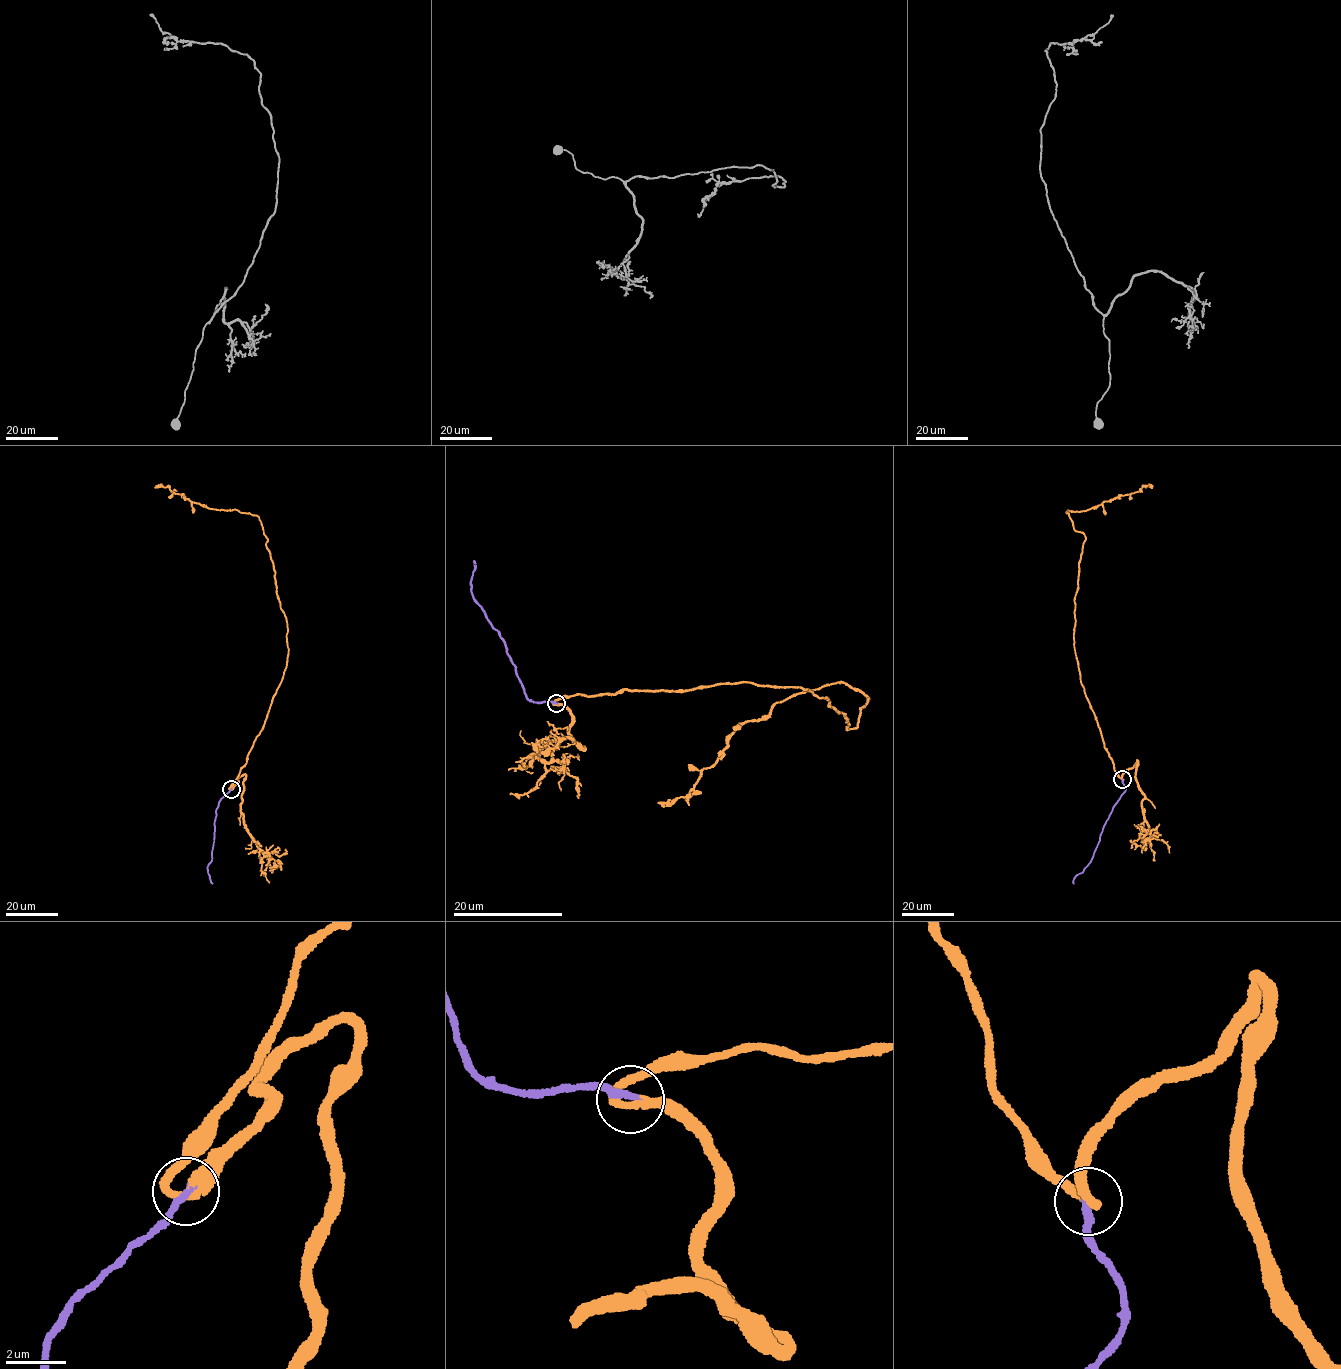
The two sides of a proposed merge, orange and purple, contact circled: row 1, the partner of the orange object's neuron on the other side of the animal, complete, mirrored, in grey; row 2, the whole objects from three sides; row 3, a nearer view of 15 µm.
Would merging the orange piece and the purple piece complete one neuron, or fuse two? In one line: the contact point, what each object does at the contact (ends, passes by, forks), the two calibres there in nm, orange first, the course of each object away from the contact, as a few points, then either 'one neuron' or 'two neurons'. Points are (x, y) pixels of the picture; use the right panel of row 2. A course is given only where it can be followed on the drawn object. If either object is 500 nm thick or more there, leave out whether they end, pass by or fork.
at (1122, 779); orange passes by; purple ends there; 360 nm thick on the orange side, 240 nm on the other; orange runs (1122, 779), (1086, 696), (1075, 655), (1074, 600), (1085, 536), (1075, 530), (1066, 513), (1152, 488); purple runs (1122, 779), (1125, 790), (1106, 821), (1093, 857), (1074, 878), (1074, 883); one neuron

